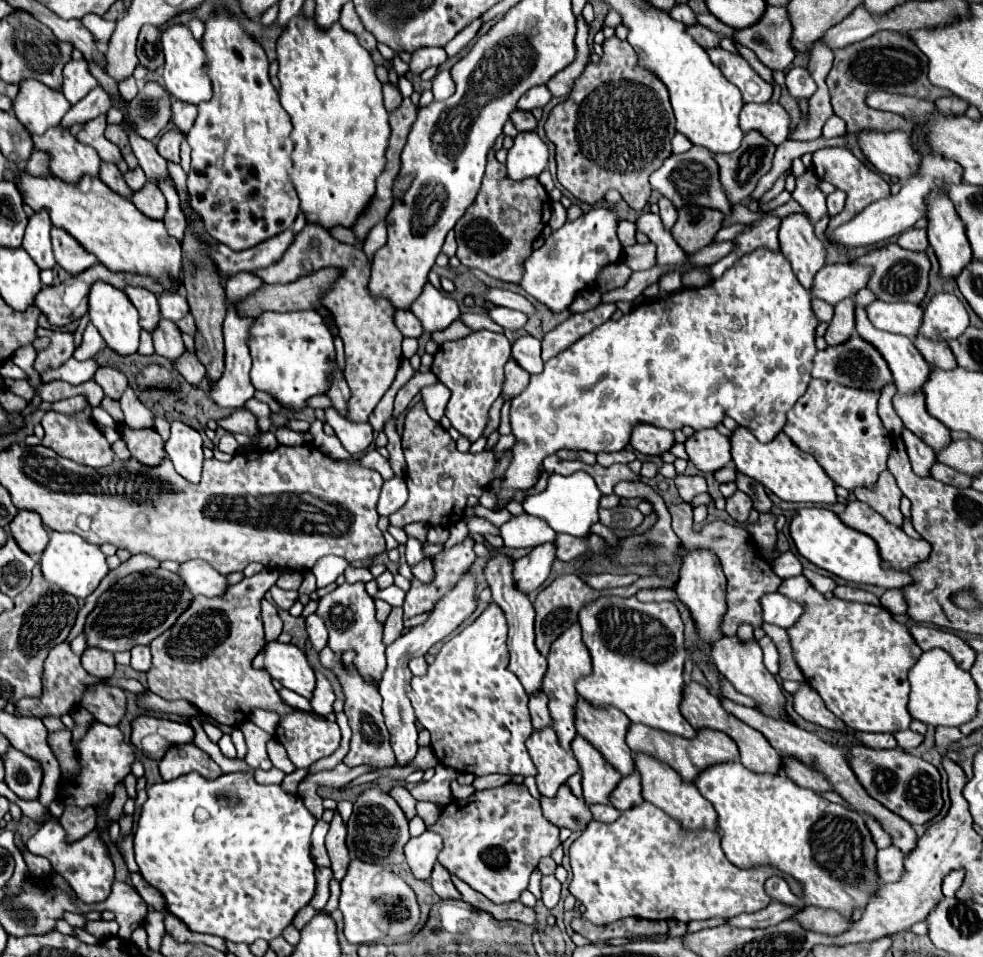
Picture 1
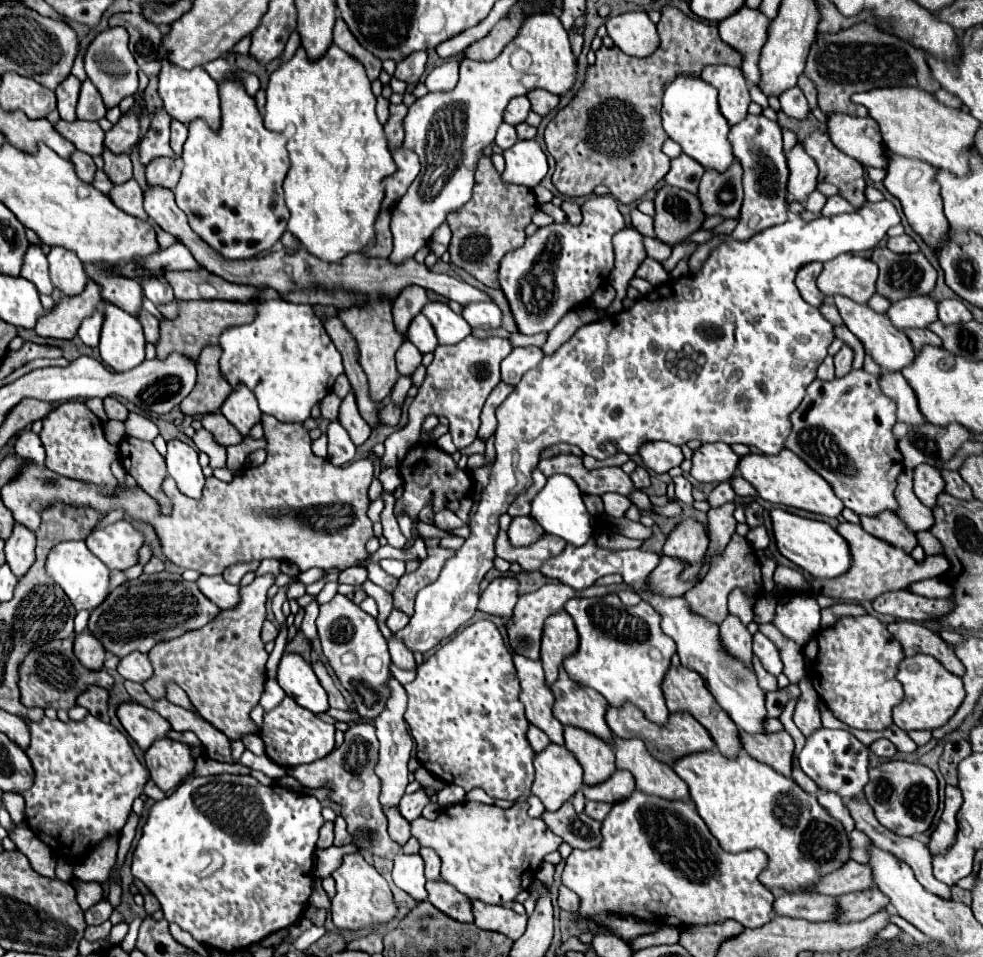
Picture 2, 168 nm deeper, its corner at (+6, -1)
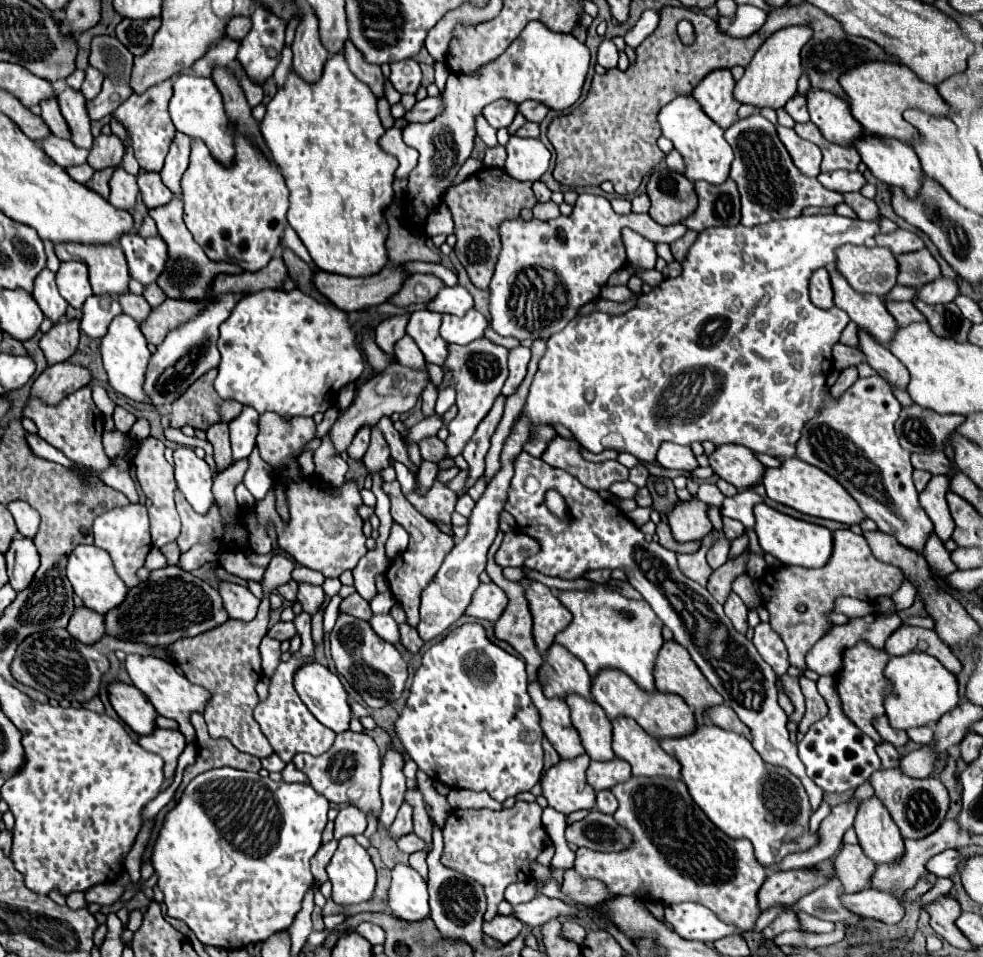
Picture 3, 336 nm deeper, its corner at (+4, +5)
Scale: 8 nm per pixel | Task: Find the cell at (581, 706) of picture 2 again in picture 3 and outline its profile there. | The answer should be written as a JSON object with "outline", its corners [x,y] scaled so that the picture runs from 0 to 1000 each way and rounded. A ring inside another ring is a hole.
{"outline":[[[564,671],[557,677],[555,685],[551,688],[553,692],[547,698],[547,708],[551,711],[553,725],[557,729],[562,727],[576,729],[582,723],[594,729],[602,729],[600,725],[602,708],[598,706],[594,694],[590,694],[590,690],[586,690],[586,685],[582,685],[574,675]]]}

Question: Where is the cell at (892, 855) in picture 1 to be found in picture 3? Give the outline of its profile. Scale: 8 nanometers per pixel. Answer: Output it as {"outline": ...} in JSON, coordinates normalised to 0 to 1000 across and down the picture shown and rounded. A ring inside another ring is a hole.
{"outline":[[[838,899],[830,905],[832,909],[802,909],[802,911],[783,911],[779,915],[779,922],[771,930],[771,949],[773,953],[779,953],[787,947],[806,947],[810,940],[820,936],[822,932],[836,926],[842,915],[846,913],[848,901]]]}

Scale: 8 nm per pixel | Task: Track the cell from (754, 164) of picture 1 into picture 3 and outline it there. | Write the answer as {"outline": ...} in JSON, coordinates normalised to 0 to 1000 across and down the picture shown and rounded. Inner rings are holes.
{"outline":[[[714,188],[706,190],[706,199],[710,203],[710,217],[694,232],[700,240],[716,240],[722,236],[749,236],[753,234],[753,203],[749,201],[749,192],[745,192],[745,188],[739,188],[732,194],[724,194],[724,192],[716,192]]]}

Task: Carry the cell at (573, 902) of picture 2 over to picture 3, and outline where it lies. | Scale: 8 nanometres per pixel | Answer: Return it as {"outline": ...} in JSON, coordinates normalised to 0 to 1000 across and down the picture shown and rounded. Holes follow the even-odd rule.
{"outline":[[[584,909],[574,911],[572,932],[580,936],[584,943],[594,945],[594,947],[606,947],[606,945],[614,945],[627,938],[610,920],[598,920]]]}

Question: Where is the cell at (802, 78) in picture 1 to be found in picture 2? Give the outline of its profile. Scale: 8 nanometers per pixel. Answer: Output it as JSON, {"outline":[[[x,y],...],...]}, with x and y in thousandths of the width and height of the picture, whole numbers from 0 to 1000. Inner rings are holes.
{"outline":[[[812,90],[808,92],[802,92],[793,98],[793,109],[796,109],[796,115],[806,121],[806,123],[812,123],[812,125],[818,125],[820,119],[822,119],[822,107],[820,107],[820,100],[816,94],[812,94]]]}

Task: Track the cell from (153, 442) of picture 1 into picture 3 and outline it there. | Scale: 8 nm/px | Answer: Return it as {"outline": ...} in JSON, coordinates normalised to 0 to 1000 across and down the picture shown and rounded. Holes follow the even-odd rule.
{"outline":[[[159,458],[144,460],[144,468],[140,470],[140,474],[136,476],[134,483],[138,487],[138,499],[140,499],[146,516],[149,516],[149,520],[153,522],[151,539],[153,539],[155,568],[159,573],[165,573],[167,568],[177,566],[181,562],[181,558],[183,558],[183,539],[181,539],[179,529],[177,529],[177,512],[179,512],[177,491],[167,479],[167,464],[163,460],[159,460]]]}

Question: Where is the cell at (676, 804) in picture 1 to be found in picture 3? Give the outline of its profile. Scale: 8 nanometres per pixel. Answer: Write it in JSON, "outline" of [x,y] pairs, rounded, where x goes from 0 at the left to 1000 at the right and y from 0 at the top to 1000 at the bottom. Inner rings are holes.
{"outline":[[[631,748],[623,752],[623,784],[643,800],[645,811],[692,813],[692,798],[678,788],[669,773],[657,767],[647,752]]]}

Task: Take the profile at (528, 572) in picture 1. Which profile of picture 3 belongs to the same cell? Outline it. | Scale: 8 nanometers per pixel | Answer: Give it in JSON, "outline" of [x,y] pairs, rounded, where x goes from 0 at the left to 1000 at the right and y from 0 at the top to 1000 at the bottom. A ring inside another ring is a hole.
{"outline":[[[503,608],[488,610],[472,642],[486,648],[505,650],[509,646],[509,639],[513,639],[513,631],[517,631],[517,627],[511,614],[507,614]]]}

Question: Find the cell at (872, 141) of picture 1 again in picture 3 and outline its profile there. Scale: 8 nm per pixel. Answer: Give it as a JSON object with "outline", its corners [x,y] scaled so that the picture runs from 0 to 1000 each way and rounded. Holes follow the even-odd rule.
{"outline":[[[824,92],[820,96],[824,125],[832,132],[836,142],[844,148],[863,153],[873,142],[879,142],[879,136],[865,119],[863,107],[846,96]]]}

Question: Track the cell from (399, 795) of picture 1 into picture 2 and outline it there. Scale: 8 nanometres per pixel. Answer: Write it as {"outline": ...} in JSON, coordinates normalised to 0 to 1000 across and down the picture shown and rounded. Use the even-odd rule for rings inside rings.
{"outline":[[[405,842],[393,844],[393,853],[395,853],[395,869],[397,869],[397,874],[405,882],[411,882],[417,876],[417,859],[413,855],[409,855],[409,851],[405,848]]]}

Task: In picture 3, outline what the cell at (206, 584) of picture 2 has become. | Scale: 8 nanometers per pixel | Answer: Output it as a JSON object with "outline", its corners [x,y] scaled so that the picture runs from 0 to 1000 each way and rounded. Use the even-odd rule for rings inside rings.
{"outline":[[[226,608],[222,619],[228,627],[228,635],[234,642],[234,646],[254,650],[260,644],[264,627],[252,614],[236,608]]]}

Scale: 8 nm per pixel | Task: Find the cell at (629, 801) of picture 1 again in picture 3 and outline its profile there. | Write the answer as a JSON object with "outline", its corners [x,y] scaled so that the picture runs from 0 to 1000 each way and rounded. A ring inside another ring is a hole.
{"outline":[[[623,792],[616,796],[604,796],[602,794],[596,811],[598,811],[598,819],[610,828],[610,825],[619,825],[619,823],[639,815],[643,811],[643,807],[635,794]]]}

